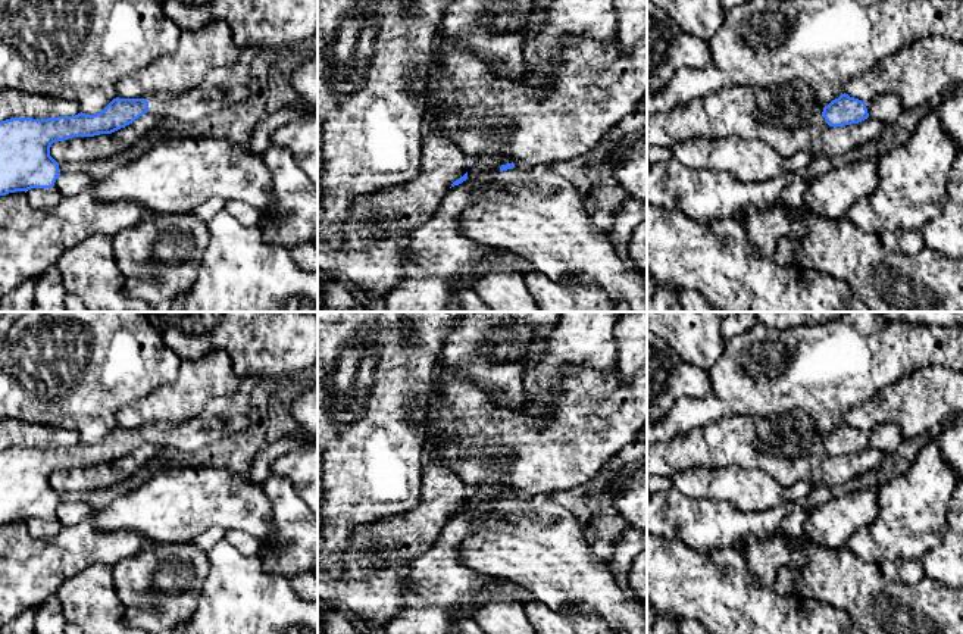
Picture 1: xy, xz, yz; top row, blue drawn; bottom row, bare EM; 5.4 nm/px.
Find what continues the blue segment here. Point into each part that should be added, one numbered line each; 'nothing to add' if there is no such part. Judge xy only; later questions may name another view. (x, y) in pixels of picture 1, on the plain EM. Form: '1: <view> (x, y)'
nothing to add

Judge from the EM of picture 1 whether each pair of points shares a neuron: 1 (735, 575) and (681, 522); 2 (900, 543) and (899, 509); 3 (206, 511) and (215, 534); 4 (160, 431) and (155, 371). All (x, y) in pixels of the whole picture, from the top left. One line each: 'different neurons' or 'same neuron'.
1: different neurons
2: same neuron
3: different neurons
4: different neurons

